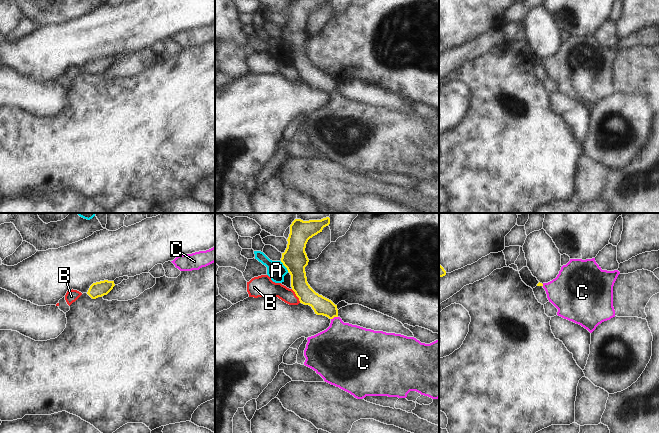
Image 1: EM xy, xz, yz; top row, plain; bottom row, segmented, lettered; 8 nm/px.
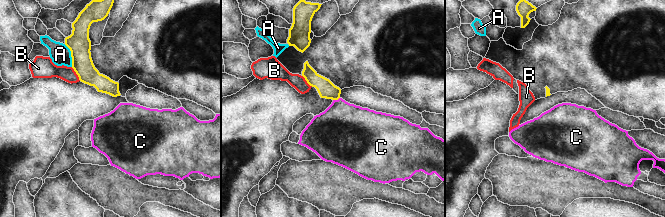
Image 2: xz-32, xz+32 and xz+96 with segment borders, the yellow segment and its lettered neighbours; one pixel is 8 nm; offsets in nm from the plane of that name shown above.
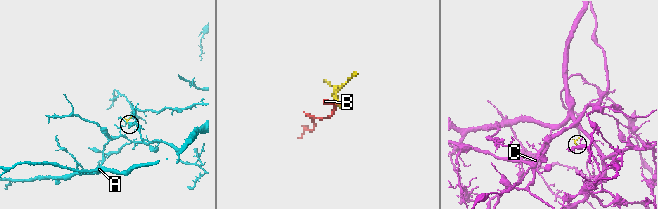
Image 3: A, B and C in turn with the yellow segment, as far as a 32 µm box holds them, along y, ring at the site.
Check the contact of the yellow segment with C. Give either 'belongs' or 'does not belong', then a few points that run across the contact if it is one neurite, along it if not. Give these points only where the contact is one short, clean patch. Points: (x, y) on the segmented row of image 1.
belongs; line xz (322, 306), (334, 316), (342, 346)

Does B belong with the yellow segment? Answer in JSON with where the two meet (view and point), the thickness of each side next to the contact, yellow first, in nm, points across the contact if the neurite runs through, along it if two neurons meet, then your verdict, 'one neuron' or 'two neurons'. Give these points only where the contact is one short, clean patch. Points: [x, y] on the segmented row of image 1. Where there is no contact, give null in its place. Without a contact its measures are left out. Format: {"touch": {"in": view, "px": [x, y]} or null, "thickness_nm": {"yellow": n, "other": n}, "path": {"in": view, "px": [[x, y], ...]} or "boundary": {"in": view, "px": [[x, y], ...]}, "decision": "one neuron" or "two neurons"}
{"touch": {"in": "xz", "px": [296, 295]}, "thickness_nm": {"yellow": 160, "other": 150}, "boundary": {"in": "xz", "px": [[291, 289], [300, 302]]}, "decision": "two neurons"}

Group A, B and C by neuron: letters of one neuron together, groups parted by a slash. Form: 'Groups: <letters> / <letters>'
Groups: A / B / C.

